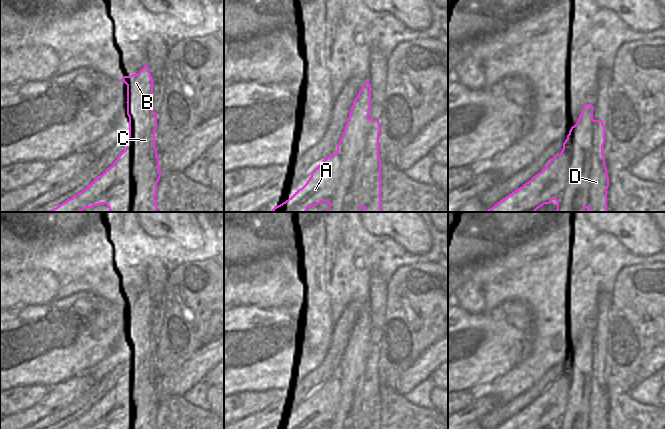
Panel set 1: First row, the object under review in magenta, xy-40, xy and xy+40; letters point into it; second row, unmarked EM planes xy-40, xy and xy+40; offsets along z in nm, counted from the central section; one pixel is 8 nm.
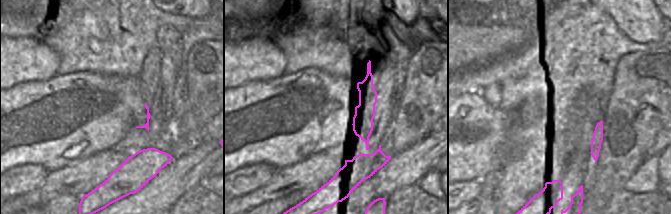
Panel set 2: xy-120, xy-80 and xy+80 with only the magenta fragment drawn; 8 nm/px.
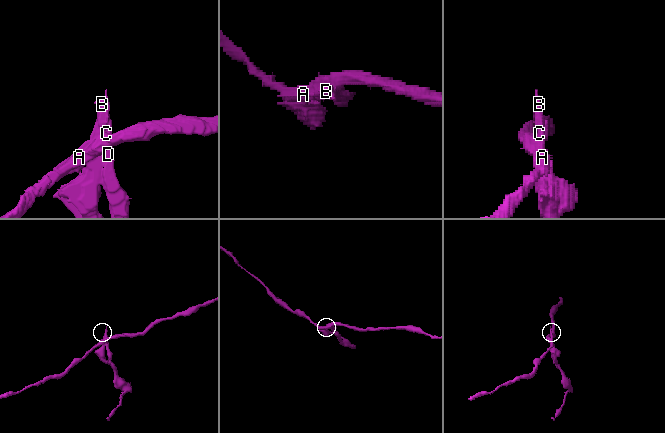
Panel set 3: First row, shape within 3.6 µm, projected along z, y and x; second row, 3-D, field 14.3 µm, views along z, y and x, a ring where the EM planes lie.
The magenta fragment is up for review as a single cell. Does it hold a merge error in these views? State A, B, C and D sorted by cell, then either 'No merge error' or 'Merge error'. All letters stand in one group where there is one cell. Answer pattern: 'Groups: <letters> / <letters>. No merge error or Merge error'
Groups: A / B C D. Merge error.

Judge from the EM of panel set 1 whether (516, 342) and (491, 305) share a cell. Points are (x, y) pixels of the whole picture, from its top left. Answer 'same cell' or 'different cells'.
different cells

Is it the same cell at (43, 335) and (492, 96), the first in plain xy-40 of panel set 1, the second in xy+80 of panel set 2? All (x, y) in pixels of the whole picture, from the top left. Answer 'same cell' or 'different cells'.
different cells

